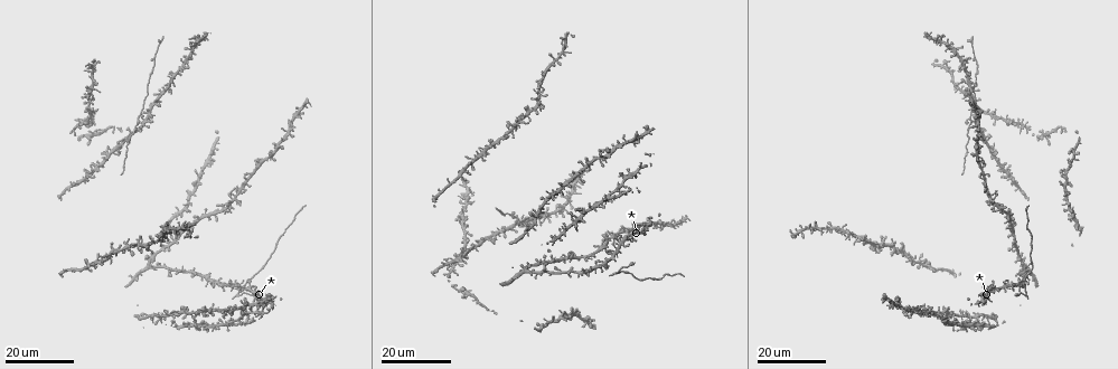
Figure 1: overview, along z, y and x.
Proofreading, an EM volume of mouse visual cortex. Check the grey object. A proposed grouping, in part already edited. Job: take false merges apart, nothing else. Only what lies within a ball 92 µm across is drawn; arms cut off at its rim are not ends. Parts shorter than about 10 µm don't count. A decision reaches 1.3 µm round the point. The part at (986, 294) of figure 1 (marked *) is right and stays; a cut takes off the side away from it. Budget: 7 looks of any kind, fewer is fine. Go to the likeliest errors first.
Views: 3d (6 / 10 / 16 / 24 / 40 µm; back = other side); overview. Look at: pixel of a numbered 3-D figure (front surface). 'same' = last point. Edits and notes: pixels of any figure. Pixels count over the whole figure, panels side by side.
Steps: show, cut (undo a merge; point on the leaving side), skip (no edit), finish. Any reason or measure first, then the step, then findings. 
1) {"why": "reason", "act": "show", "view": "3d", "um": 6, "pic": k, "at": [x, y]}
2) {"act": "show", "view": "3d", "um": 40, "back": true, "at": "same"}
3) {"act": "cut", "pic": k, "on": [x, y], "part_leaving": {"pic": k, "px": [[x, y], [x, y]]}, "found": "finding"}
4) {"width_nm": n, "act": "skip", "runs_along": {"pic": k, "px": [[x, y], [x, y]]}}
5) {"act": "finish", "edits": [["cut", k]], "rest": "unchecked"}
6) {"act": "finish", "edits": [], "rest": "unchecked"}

{"why": "three-way junction", "act": "show", "view": "3d", "um": 16, "pic": 1, "at": [141, 113]}

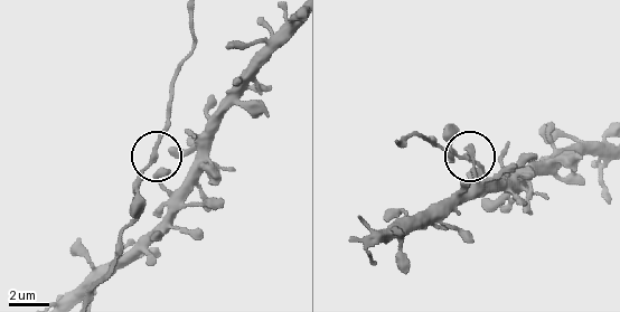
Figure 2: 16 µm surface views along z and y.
{"why": "zoom in", "act": "show", "view": "3d", "um": 6, "pic": 2, "at": [155, 156]}

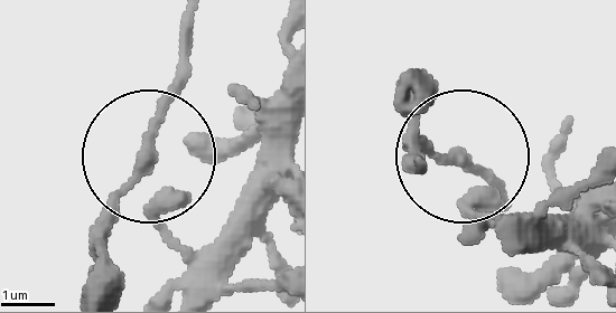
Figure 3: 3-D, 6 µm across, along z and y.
{"arms": 3, "act": "skip", "found": "one cell here"}

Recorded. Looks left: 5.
{"why": "four-way junction", "act": "show", "view": "3d", "um": 16, "pic": 1, "at": [184, 208]}

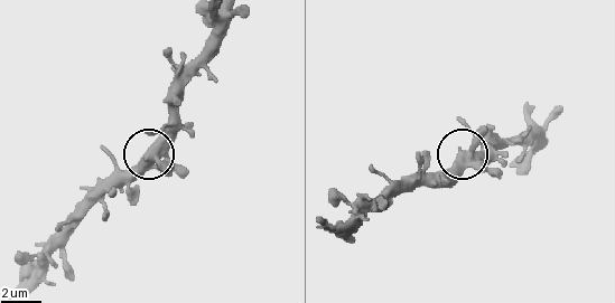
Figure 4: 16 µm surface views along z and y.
{"why": "zoom in", "act": "show", "view": "3d", "um": 10, "pic": 4, "at": [466, 161]}

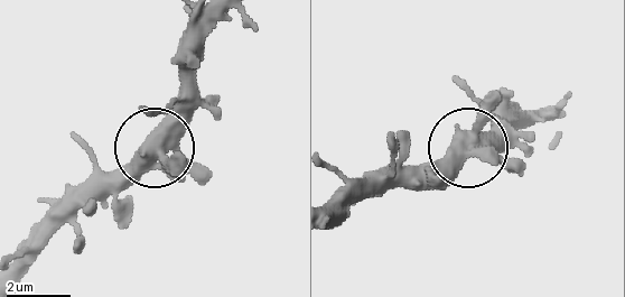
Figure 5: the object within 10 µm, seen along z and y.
{"width_nm": 500, "act": "skip", "found": "one cell here"}

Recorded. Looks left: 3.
{"why": "branch point", "act": "show", "view": "3d", "um": 24, "pic": 1, "at": [615, 261]}

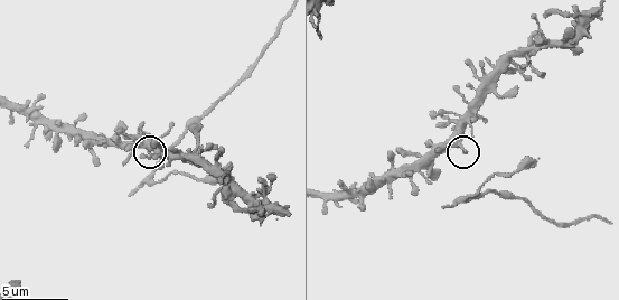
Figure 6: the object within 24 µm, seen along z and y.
{"why": "zoom in", "act": "show", "view": "3d", "um": 6, "pic": 6, "at": [461, 148]}

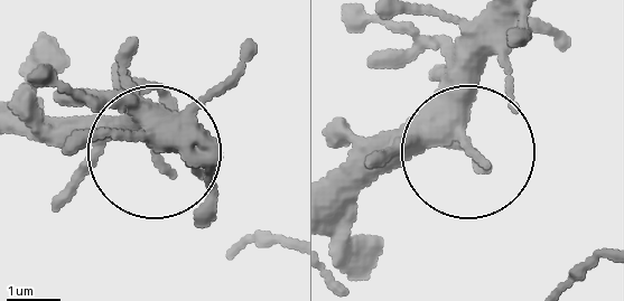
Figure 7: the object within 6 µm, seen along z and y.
{"width_nm": 260, "act": "skip", "found": "continuous, no second cell"}

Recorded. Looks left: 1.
{"act": "finish", "edits": [], "rest": "unchecked"}

